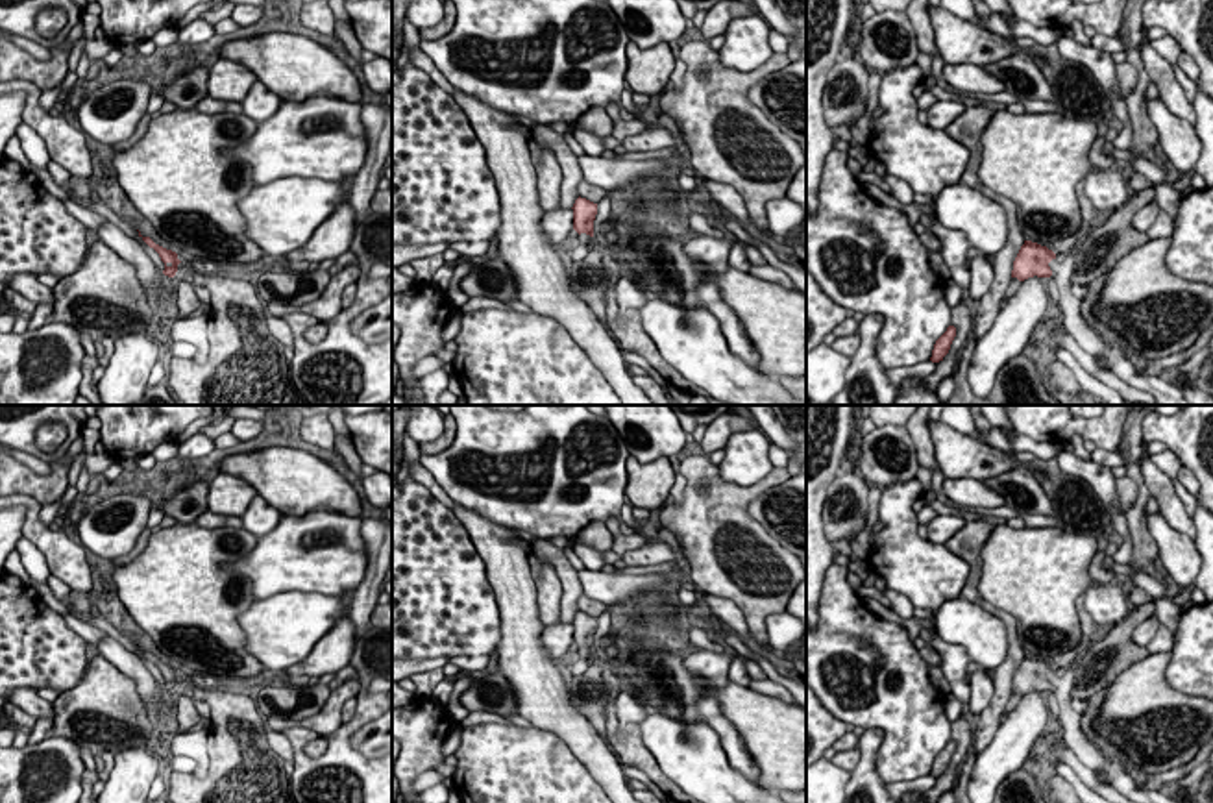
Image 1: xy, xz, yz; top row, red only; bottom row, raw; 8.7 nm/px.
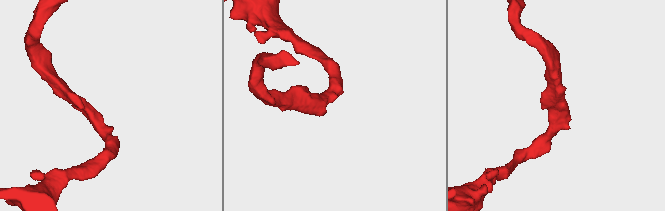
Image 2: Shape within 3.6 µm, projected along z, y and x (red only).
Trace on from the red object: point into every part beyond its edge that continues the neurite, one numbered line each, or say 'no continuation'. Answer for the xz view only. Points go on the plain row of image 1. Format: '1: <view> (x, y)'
1: xz (583, 663)

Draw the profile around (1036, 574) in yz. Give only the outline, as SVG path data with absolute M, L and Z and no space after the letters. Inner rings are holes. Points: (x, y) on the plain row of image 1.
M997 525L980 551L978 592L1015 618L1026 655L1054 659L1087 642L1076 599L1093 585L1089 566L1097 553L1091 535Z

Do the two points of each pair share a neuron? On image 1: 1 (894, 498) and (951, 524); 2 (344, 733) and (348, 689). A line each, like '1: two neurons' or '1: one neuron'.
1: two neurons
2: two neurons

